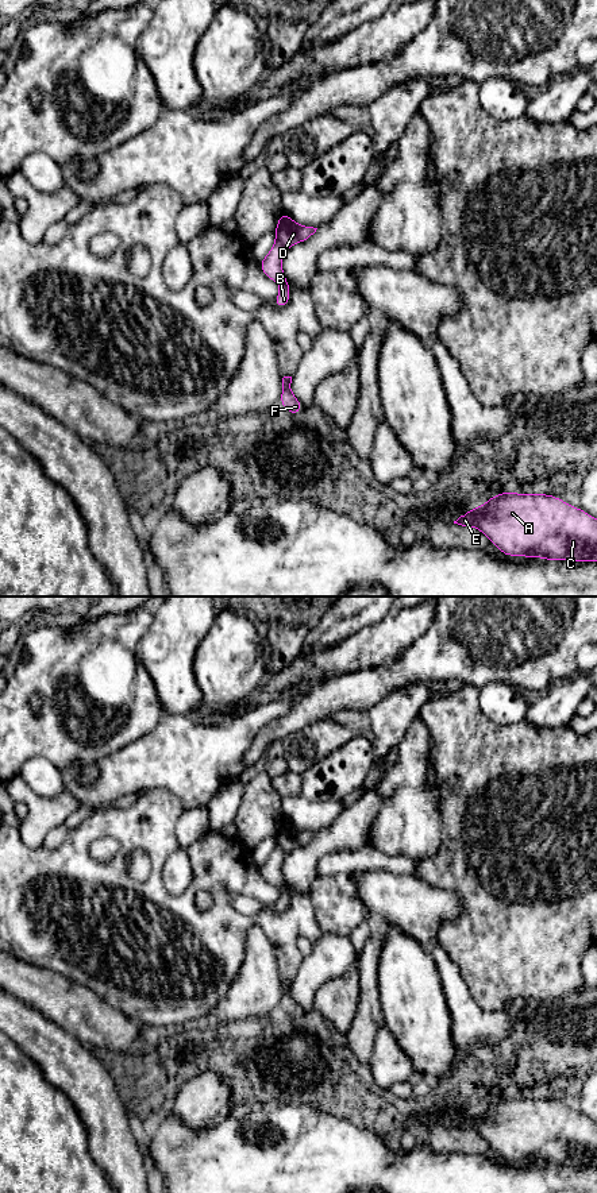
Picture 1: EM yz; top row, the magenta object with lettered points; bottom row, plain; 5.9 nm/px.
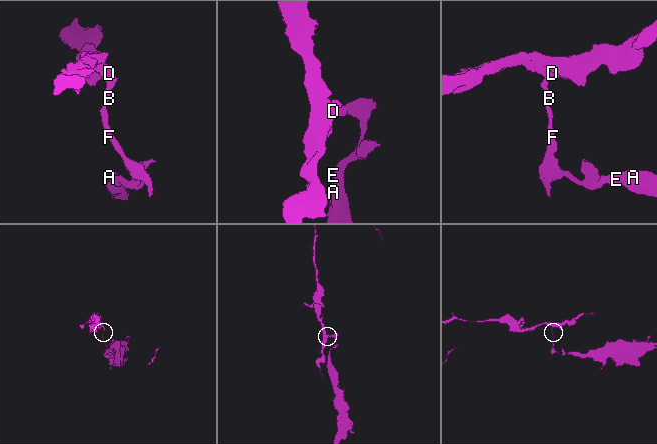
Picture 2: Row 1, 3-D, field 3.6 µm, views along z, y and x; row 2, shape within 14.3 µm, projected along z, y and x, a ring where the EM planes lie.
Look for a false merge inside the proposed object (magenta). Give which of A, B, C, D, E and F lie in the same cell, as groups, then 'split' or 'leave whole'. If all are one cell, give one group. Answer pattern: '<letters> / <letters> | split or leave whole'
A B C E F / D | split

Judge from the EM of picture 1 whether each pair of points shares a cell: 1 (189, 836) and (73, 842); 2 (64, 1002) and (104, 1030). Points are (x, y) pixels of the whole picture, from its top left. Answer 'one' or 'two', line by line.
1: two
2: one

